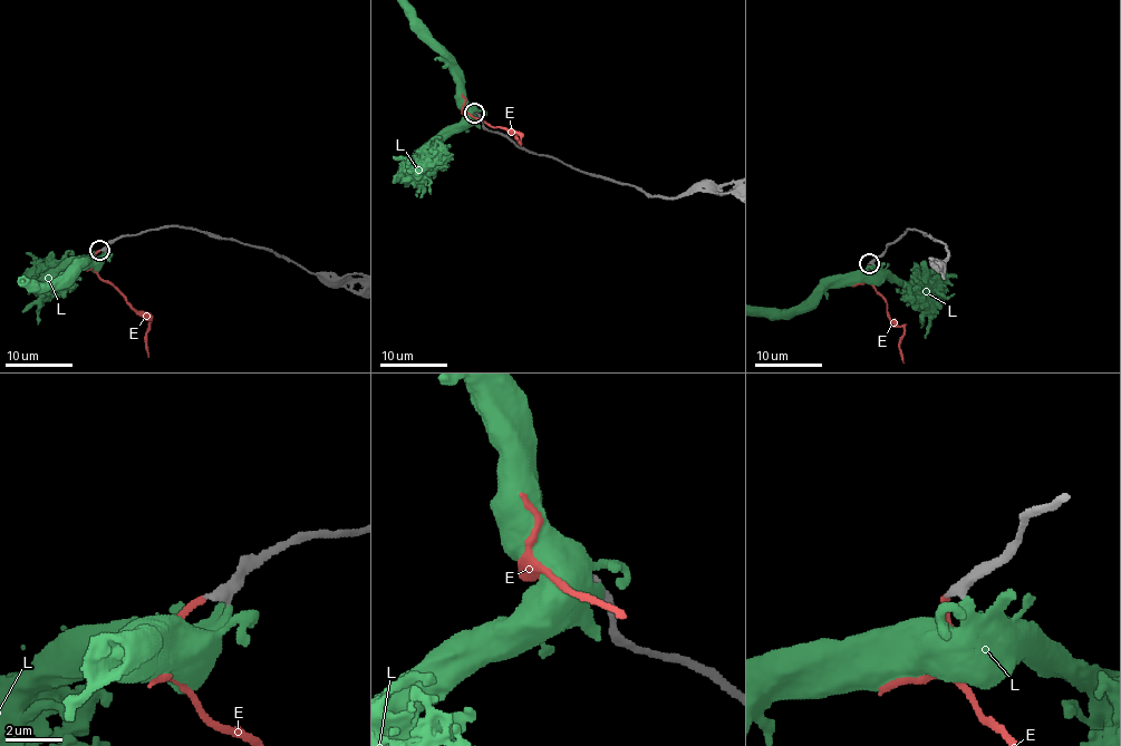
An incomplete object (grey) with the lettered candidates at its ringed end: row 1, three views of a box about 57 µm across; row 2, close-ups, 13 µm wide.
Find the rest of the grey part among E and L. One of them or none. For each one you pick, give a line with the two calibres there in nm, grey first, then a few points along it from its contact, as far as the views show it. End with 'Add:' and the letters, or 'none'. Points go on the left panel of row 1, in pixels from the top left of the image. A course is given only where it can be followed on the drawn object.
E: 280 nm thick on the grey side, 240 nm on the other; it runs (100, 251), (92, 258), (92, 268), (148, 319), (145, 349), (148, 357)
Add: E

